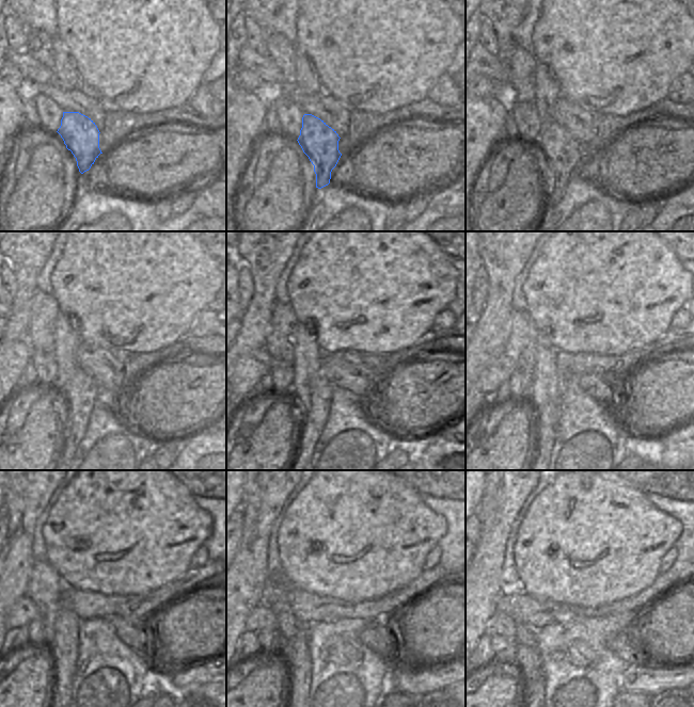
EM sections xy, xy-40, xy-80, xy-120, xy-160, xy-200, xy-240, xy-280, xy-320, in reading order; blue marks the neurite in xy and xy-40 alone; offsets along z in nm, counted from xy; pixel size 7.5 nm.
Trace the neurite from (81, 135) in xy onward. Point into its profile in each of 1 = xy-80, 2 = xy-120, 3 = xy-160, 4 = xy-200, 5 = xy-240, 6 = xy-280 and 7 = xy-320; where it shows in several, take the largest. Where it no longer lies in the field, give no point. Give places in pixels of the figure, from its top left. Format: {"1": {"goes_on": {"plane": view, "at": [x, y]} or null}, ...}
{"1": {"goes_on": {"plane": "xy-80", "at": [564, 156]}}, "2": {"goes_on": {"plane": "xy-120", "at": [81, 392]}}, "3": {"goes_on": {"plane": "xy-160", "at": [315, 417]}}, "4": {"goes_on": {"plane": "xy-200", "at": [545, 436]}}, "5": {"goes_on": {"plane": "xy-240", "at": [67, 674]}}, "6": {"goes_on": {"plane": "xy-280", "at": [306, 673]}}, "7": {"goes_on": {"plane": "xy-320", "at": [543, 678]}}}

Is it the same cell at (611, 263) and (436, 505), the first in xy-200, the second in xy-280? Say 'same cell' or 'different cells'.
different cells

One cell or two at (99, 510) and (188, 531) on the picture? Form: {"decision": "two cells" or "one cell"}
{"decision": "one cell"}

